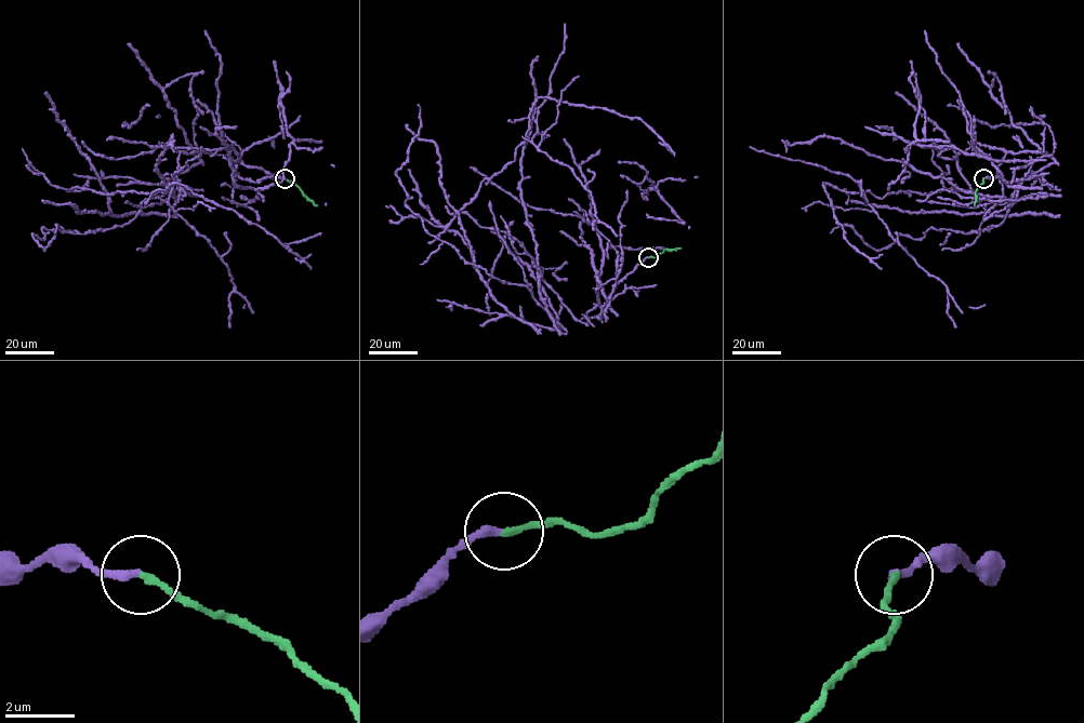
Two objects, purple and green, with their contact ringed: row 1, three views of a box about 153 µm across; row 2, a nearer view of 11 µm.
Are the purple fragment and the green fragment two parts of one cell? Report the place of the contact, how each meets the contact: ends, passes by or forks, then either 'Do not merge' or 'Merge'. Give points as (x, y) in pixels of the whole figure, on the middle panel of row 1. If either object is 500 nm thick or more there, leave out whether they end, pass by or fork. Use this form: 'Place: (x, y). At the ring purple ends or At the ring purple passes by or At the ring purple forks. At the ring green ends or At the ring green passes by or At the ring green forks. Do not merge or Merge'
Place: (648, 257). At the ring purple ends. At the ring green ends. Do not merge

